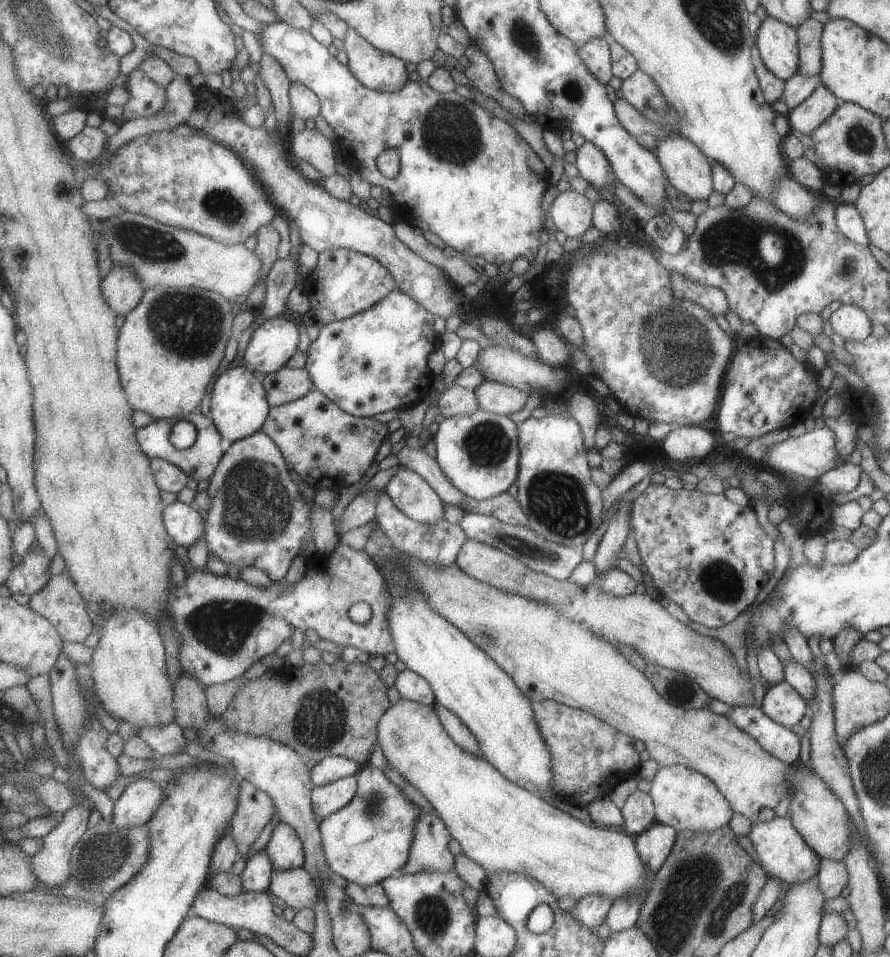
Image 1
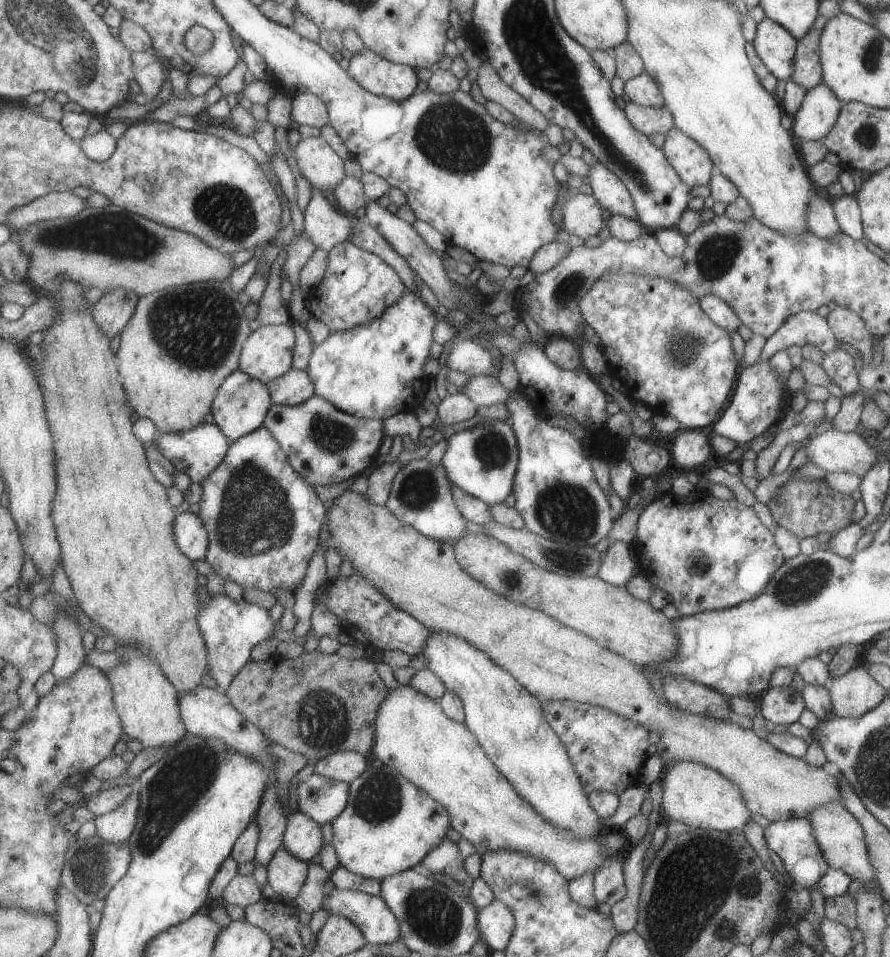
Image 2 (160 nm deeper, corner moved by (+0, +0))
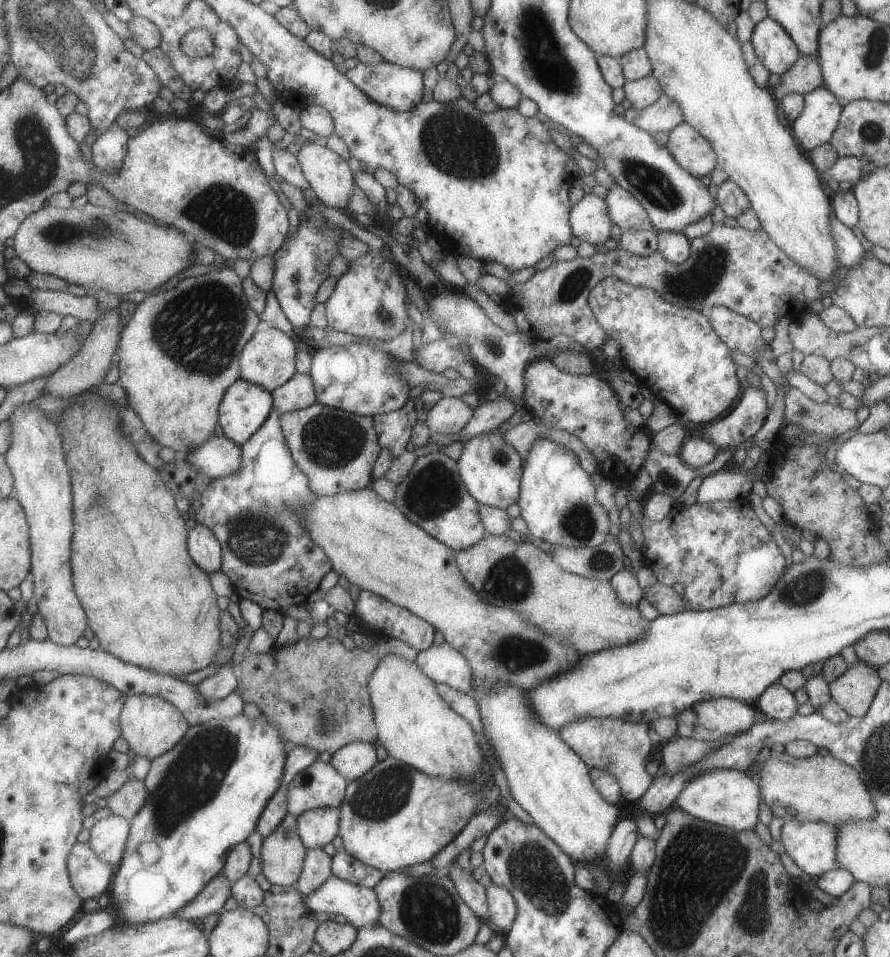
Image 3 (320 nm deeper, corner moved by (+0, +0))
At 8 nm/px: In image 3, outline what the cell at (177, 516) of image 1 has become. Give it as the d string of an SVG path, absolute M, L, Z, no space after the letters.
M200 523L194 525L189 530L188 548L193 561L208 574L219 572L224 566L223 546L211 528Z

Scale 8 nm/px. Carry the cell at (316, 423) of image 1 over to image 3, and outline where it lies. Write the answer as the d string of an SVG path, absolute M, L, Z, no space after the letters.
M318 402L304 410L282 413L281 426L293 457L309 476L313 492L318 496L362 490L374 482L373 466L377 466L377 458L381 458L382 447L371 417L350 414Z

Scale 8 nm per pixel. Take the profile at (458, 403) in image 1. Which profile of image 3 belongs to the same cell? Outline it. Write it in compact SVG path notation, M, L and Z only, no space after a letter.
M442 397L434 406L431 405L431 408L427 409L427 418L424 421L430 433L446 435L461 431L474 412L474 408L465 403L461 397Z

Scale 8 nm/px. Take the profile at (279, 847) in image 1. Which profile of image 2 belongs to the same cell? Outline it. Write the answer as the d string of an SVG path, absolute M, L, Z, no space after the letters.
M301 810L290 816L283 844L290 853L309 863L317 858L325 844L323 826L319 821Z

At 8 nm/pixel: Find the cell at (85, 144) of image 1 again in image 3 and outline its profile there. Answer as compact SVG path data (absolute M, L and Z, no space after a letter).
M113 122L113 126L92 144L92 160L101 170L119 172L127 158L129 140L129 134Z

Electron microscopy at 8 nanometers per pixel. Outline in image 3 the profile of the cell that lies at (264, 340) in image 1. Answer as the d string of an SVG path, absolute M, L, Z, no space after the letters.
M263 326L243 350L240 359L242 378L264 387L271 393L281 389L281 386L287 384L298 372L296 366L298 348L291 333L285 334L277 328Z

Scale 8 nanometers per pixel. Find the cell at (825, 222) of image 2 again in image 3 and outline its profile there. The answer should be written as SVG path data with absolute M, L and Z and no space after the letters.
M832 213L829 214L829 234L837 250L839 268L853 269L861 264L865 250L859 244L853 232L845 227Z

